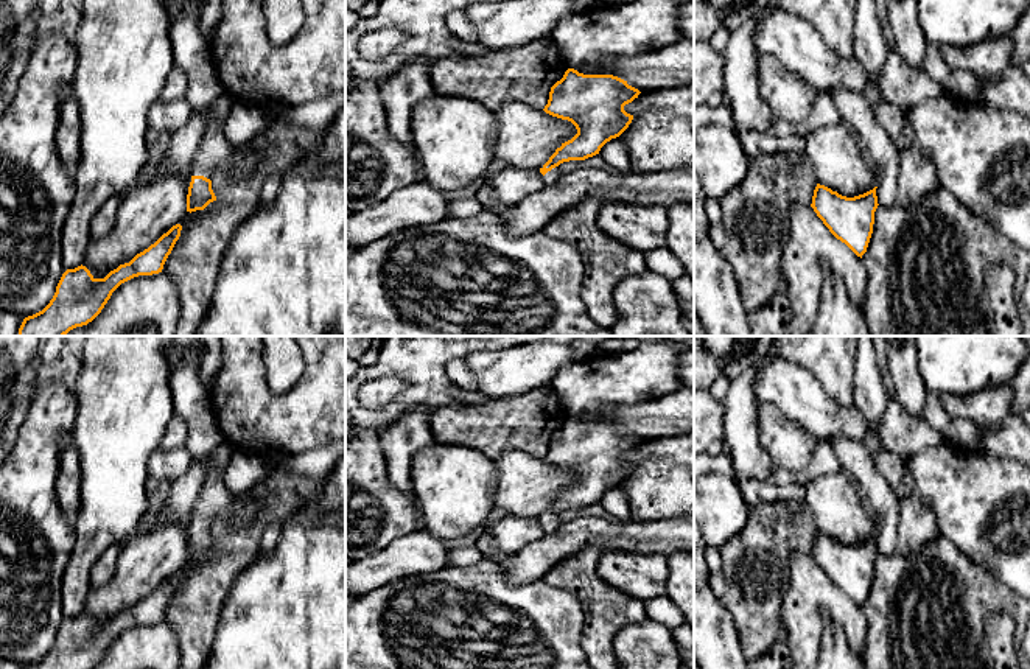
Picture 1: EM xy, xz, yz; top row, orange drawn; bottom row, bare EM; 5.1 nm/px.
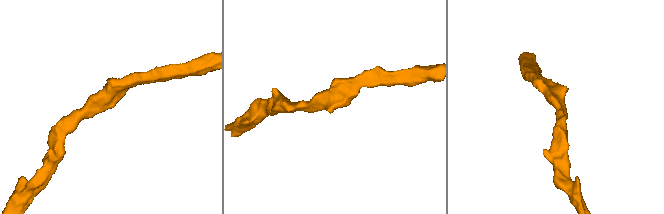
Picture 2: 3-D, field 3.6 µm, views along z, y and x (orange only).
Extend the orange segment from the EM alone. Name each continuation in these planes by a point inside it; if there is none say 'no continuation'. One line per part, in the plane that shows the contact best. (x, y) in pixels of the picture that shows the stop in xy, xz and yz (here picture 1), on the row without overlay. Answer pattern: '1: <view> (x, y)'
1: xy (215, 495)

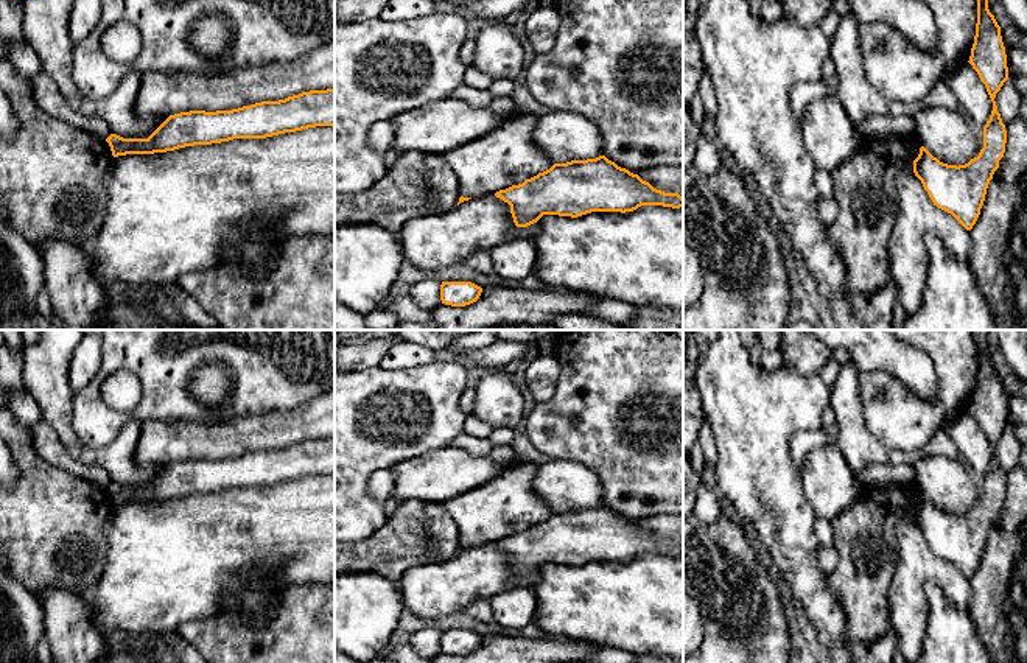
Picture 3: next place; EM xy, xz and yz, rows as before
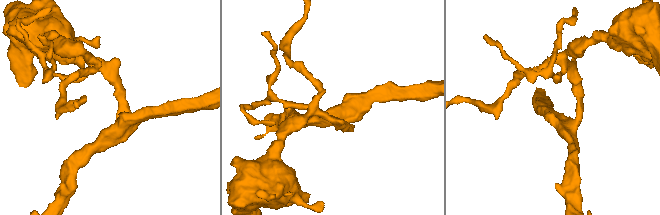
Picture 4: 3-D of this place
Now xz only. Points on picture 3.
no continuation

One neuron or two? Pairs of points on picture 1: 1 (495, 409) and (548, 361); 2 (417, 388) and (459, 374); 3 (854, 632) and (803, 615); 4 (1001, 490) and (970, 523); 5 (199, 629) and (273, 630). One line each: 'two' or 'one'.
1: two
2: two
3: one
4: one
5: two

